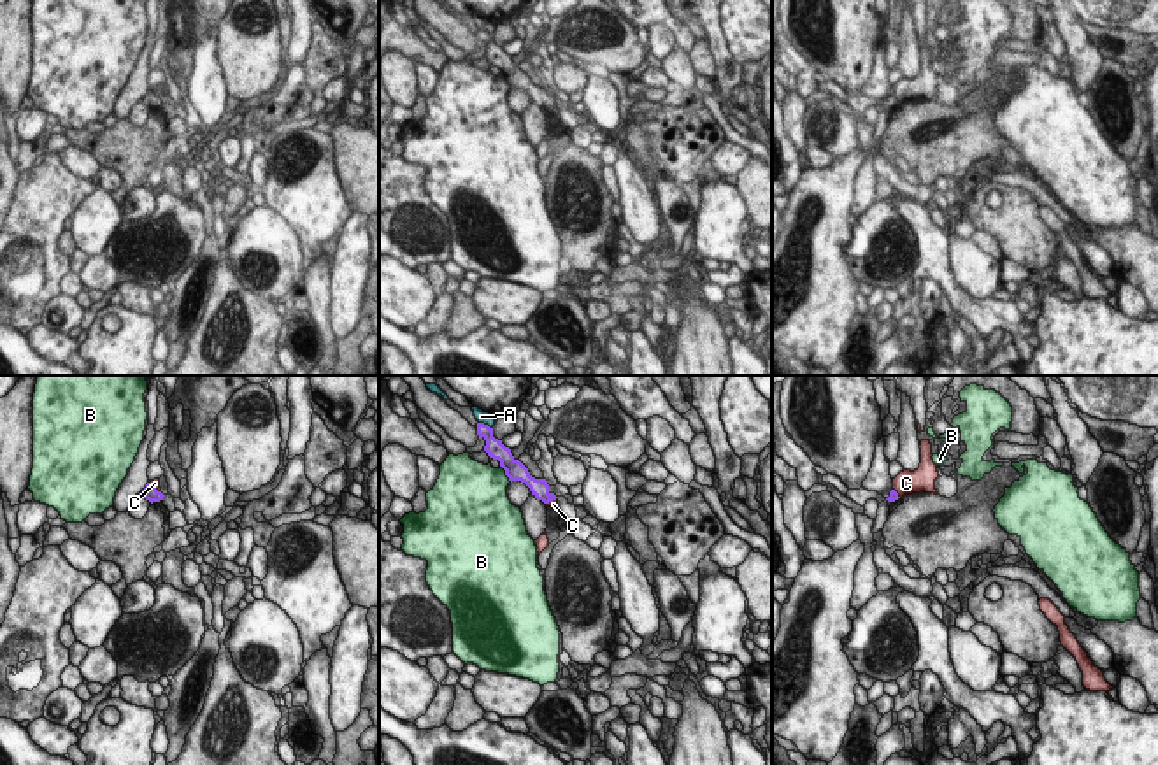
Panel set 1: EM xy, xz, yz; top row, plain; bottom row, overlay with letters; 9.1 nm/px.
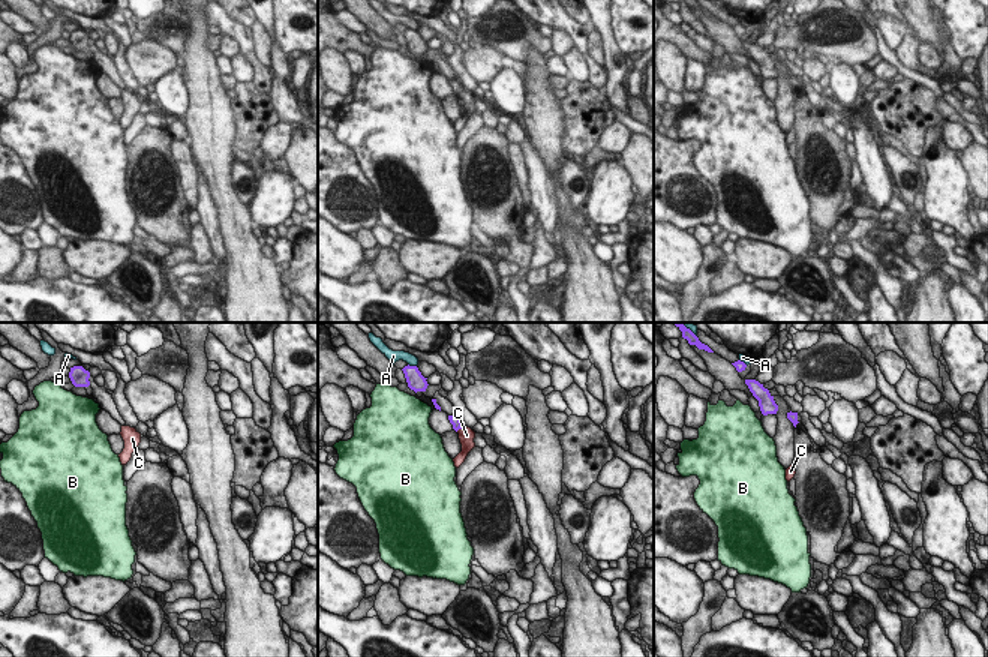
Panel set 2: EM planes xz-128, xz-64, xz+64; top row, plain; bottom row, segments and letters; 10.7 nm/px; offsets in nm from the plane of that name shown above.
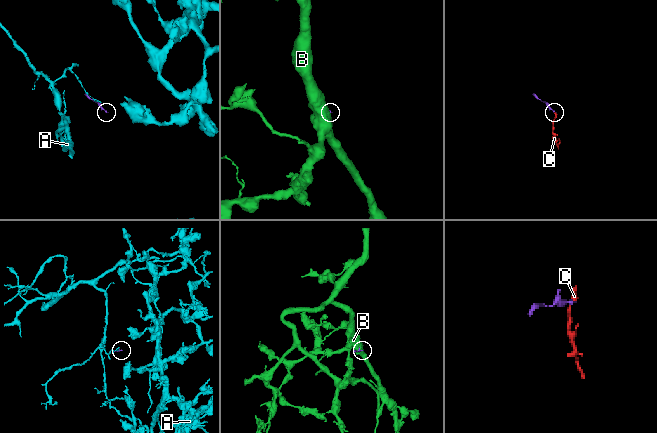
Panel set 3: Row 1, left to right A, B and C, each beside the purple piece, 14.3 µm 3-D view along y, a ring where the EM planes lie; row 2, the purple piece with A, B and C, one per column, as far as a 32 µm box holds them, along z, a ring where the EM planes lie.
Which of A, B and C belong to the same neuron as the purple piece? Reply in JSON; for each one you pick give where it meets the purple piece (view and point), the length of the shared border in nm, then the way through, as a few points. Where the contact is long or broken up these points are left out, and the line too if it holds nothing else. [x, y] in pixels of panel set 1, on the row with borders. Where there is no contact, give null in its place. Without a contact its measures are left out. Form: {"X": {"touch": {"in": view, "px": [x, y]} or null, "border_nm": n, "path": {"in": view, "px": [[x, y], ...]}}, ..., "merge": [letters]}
{"merge": []}

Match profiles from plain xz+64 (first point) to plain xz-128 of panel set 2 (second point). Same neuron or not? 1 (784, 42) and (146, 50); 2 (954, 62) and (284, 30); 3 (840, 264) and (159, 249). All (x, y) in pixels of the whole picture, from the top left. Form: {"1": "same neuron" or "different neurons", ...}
{"1": "different neurons", "2": "different neurons", "3": "different neurons"}

